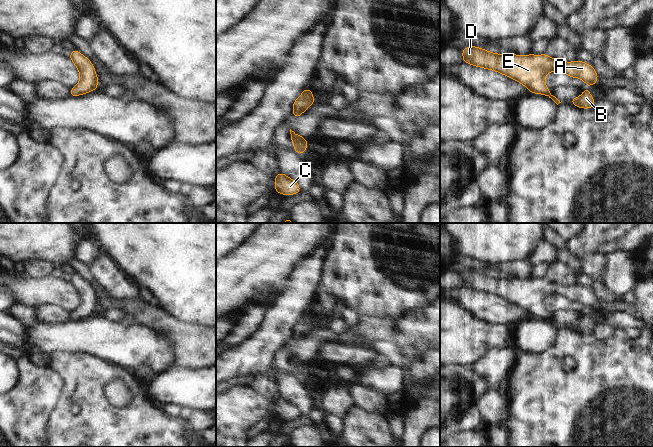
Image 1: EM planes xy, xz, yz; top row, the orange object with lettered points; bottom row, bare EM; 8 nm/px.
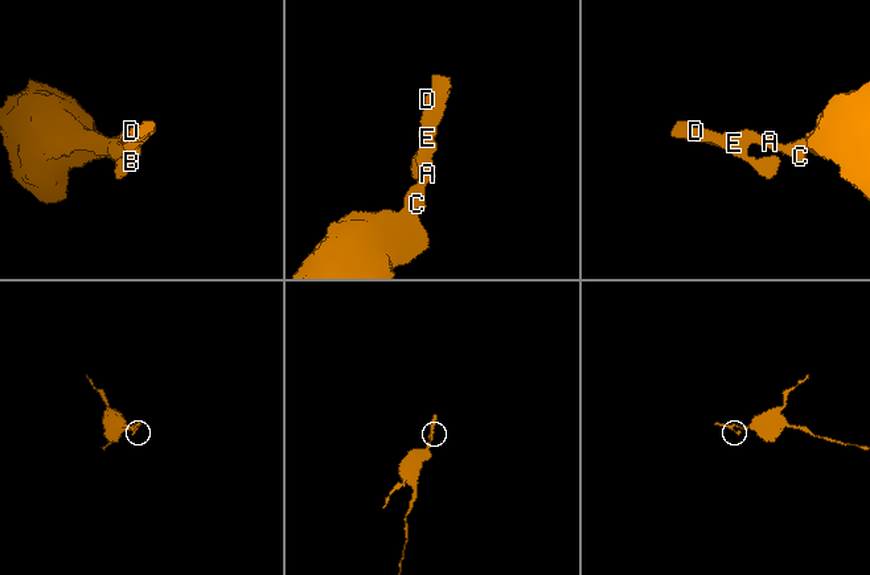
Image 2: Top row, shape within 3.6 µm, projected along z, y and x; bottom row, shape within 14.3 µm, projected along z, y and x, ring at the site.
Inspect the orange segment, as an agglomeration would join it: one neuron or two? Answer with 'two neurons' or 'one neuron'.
one neuron

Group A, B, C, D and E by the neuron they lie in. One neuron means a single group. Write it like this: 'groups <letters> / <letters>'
groups A B C D E

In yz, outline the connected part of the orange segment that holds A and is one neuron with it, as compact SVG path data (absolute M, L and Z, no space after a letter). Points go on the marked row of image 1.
M469 46L462 50L463 62L487 70L494 70L500 74L523 84L529 92L544 94L551 98L557 105L561 103L547 89L545 76L551 71L564 72L570 78L576 77L583 80L588 86L596 84L598 74L594 67L580 60L564 62L548 56L528 54L496 54L476 46Z

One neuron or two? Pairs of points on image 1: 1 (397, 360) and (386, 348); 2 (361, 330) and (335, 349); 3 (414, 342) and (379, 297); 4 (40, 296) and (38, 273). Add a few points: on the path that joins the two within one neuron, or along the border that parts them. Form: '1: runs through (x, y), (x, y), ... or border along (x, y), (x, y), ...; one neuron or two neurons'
1: runs through (394, 357), (389, 351); one neuron
2: border along (348, 343), (368, 347); two neurons
3: border along (417, 308), (404, 311), (395, 320); two neurons
4: border along (23, 274), (35, 278), (43, 278), (49, 275); two neurons

